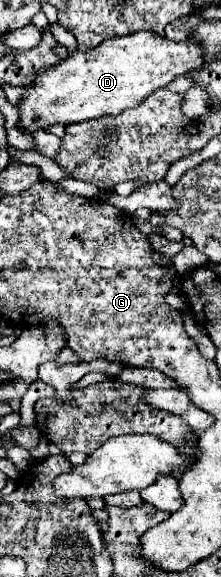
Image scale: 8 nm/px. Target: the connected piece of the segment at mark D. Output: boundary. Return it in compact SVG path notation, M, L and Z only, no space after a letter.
M133 32L129 36L103 40L103 44L93 50L75 50L59 64L37 72L17 102L17 128L23 134L31 134L53 124L69 126L107 114L117 116L127 108L135 108L145 96L157 88L165 88L177 76L201 66L203 48L193 40L171 42L153 32Z

